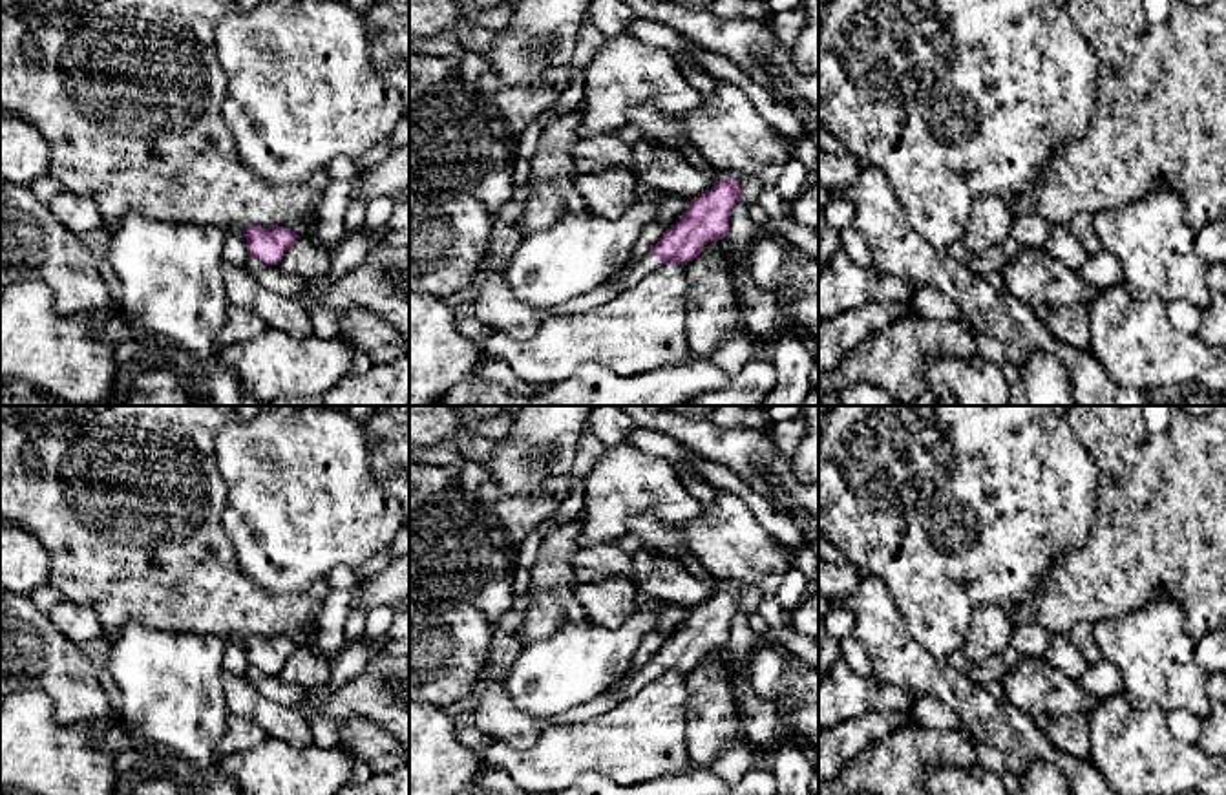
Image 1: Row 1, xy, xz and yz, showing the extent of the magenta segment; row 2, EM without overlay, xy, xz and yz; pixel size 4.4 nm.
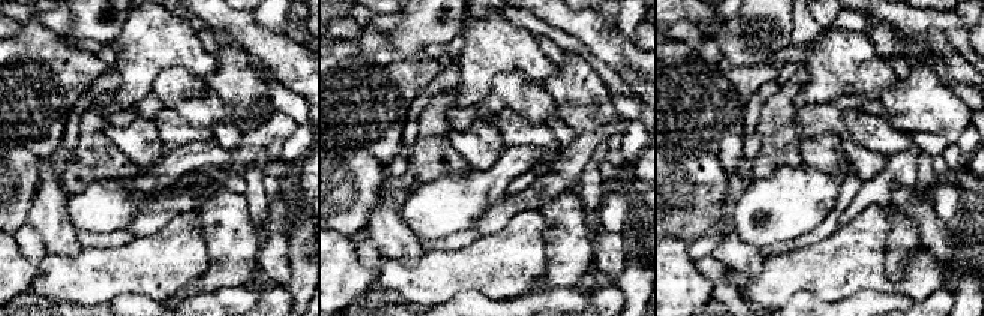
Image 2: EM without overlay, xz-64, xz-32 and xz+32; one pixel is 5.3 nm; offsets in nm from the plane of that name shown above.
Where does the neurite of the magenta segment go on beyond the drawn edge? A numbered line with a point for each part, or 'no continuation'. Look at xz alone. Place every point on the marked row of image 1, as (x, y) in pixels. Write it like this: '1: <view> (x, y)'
1: xz (631, 273)

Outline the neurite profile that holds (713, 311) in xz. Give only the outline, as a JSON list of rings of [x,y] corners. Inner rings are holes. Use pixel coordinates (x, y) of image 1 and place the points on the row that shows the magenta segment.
[[[700,252],[685,265],[689,291],[685,333],[696,360],[709,358],[742,322],[724,252]]]

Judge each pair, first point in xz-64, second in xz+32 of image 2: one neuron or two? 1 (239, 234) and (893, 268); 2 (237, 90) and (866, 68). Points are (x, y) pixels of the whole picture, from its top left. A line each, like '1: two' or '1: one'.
1: one
2: two

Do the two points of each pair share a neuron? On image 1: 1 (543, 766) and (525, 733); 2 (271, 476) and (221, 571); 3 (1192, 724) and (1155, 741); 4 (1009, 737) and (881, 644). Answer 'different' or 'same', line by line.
1: different
2: different
3: different
4: same

